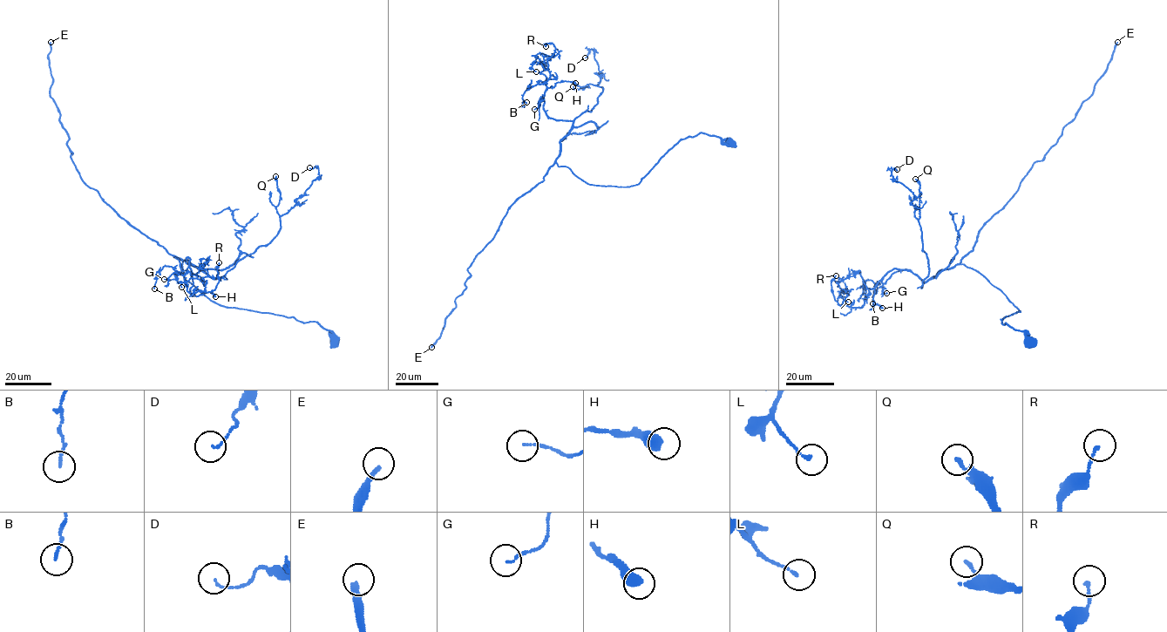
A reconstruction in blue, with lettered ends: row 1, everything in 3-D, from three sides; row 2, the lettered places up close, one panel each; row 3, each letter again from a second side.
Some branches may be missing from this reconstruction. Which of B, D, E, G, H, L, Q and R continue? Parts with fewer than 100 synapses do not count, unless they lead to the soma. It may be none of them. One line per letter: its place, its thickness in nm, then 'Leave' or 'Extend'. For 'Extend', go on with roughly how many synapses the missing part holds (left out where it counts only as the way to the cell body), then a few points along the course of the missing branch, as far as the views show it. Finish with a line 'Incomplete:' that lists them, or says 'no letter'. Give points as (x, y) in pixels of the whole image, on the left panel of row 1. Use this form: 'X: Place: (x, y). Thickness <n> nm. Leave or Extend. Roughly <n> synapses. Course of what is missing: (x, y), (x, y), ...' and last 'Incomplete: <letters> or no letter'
B: Place: (154, 288). Thickness 110 nm. Leave
D: Place: (309, 167). Thickness 100 nm. Leave
E: Place: (50, 42). Thickness 240 nm. Extend. Roughly 350 synapses
G: Place: (164, 279). Thickness 80 nm. Leave
H: Place: (215, 296). Thickness 550 nm. Leave
L: Place: (181, 287). Thickness 130 nm. Leave
Q: Place: (275, 176). Thickness 190 nm. Leave
R: Place: (219, 262). Thickness 130 nm. Leave
Incomplete: E

